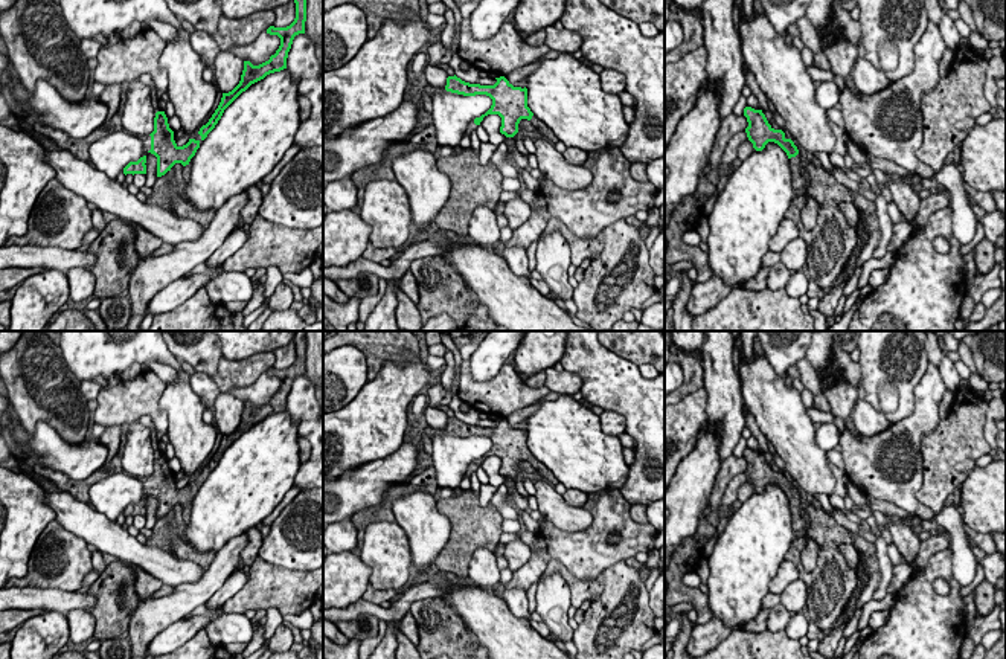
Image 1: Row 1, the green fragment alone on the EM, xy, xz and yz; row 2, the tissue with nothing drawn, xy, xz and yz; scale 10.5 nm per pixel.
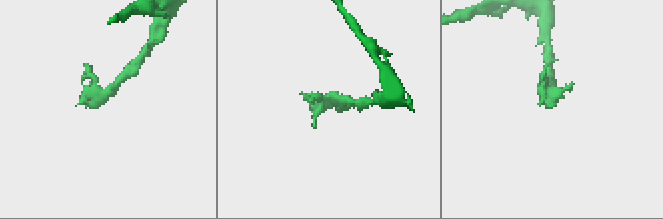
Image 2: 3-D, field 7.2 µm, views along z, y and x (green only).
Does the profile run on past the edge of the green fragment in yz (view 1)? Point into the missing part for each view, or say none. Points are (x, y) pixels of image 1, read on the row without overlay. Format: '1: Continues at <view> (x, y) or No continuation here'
1: Continues at yz (799, 523)

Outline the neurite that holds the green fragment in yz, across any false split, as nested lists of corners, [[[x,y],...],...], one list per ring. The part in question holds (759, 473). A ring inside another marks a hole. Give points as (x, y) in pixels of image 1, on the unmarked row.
[[[751,448],[744,450],[744,458],[747,459],[748,468],[745,470],[748,482],[753,485],[756,493],[762,493],[768,484],[777,485],[790,500],[790,511],[793,520],[793,529],[800,534],[806,528],[806,520],[803,516],[803,506],[800,503],[800,496],[797,488],[791,481],[785,479],[782,471],[774,471],[762,452],[754,452]]]

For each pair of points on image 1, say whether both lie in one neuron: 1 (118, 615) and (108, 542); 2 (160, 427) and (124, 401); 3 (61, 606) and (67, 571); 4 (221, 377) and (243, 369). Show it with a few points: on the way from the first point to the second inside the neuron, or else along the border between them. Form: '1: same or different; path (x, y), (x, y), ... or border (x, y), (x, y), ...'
1: different; border (118, 559), (130, 565)
2: same; path (157, 417), (142, 401), (134, 401)
3: different; border (60, 588), (73, 592)
4: same; path (226, 377), (238, 374)

